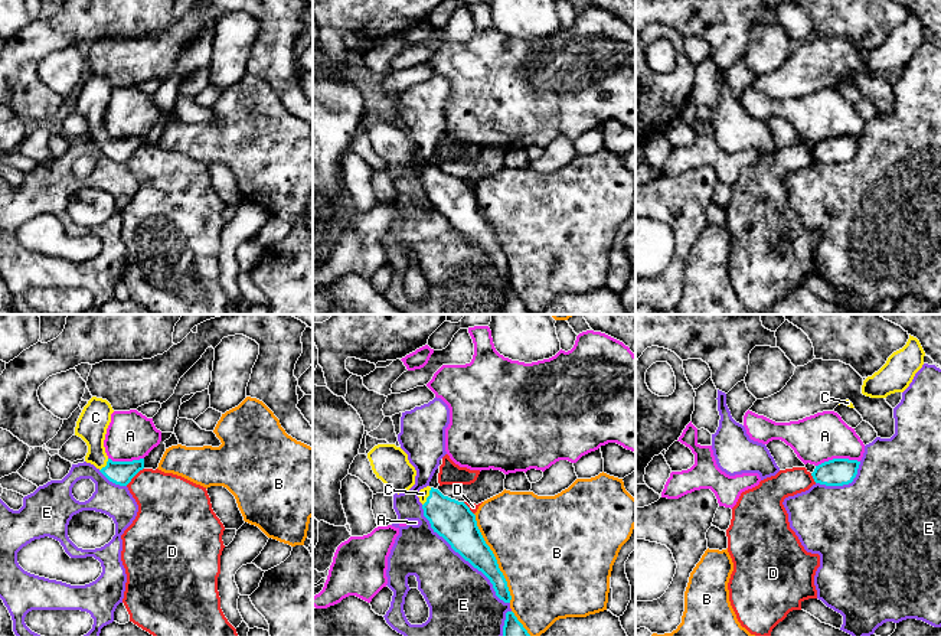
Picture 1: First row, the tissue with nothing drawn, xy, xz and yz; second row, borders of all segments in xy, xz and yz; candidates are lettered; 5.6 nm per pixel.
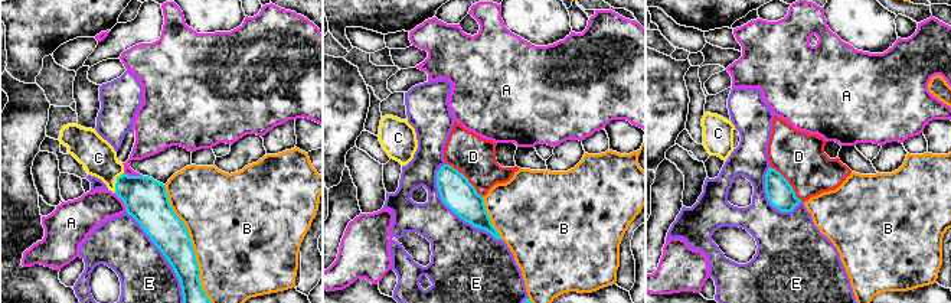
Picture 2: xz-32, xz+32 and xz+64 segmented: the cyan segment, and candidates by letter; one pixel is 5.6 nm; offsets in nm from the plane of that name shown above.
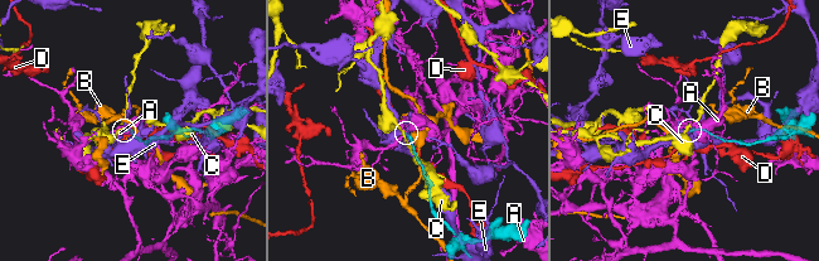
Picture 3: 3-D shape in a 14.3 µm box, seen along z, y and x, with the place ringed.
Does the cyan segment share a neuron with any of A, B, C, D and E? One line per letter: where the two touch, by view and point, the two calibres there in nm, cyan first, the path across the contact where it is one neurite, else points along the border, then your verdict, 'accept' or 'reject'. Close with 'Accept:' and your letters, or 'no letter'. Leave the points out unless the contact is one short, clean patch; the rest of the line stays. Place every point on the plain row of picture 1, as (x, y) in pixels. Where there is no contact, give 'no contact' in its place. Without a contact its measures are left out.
A: yz (837, 136) | 160/280 nm | along yz (859, 137), (829, 136), (816, 143) | reject
B: xz (494, 235) | 200/480 nm | reject
C: xz (428, 173) | 220/60 nm | across xz (451, 196), (428, 173), (422, 170) | accept
D: xy (134, 152) | 130/340 nm | reject
E: xz (463, 234) | 220/380 nm | reject
Accept: C

